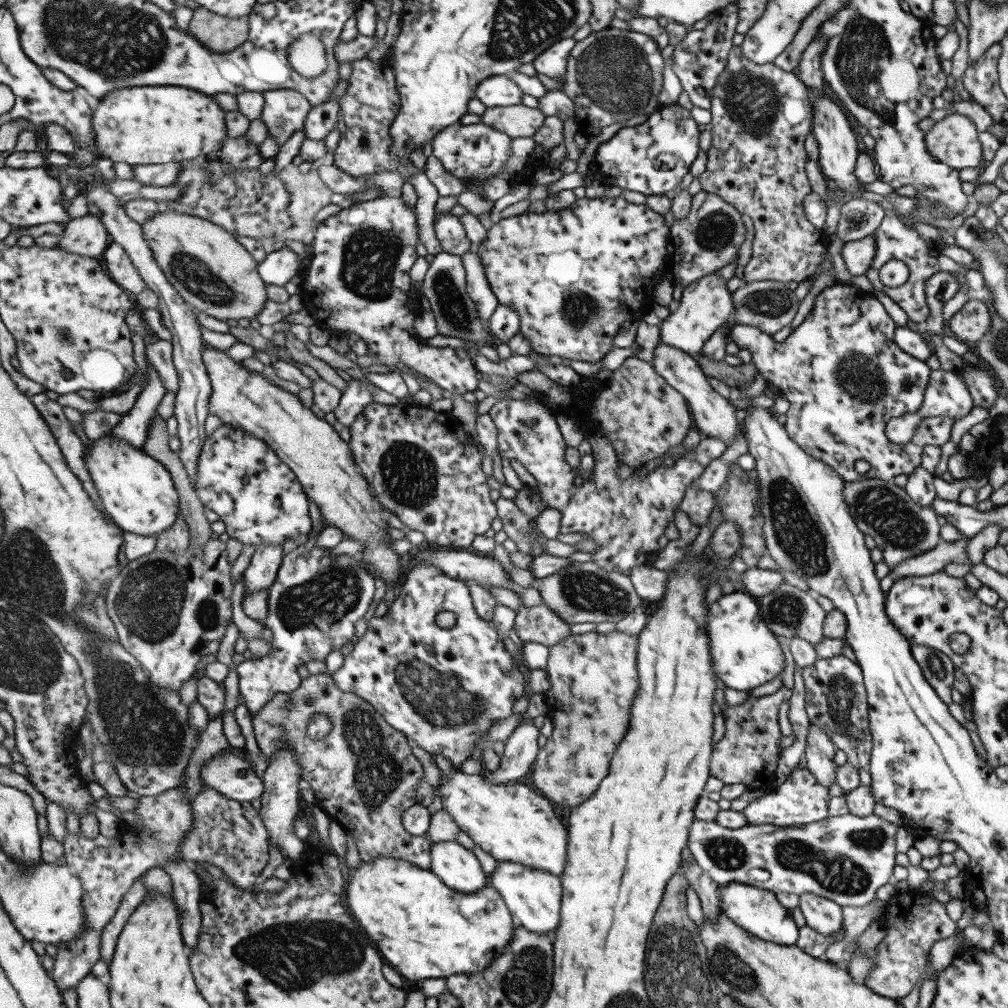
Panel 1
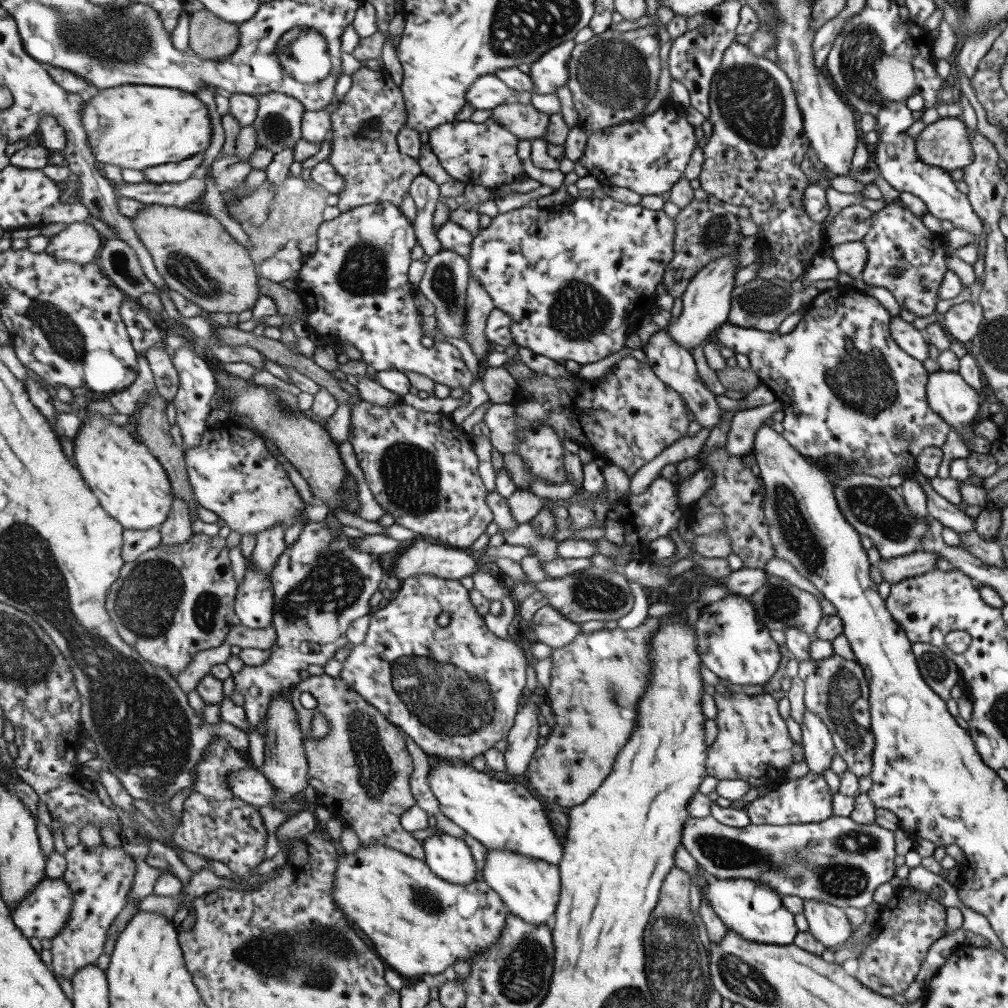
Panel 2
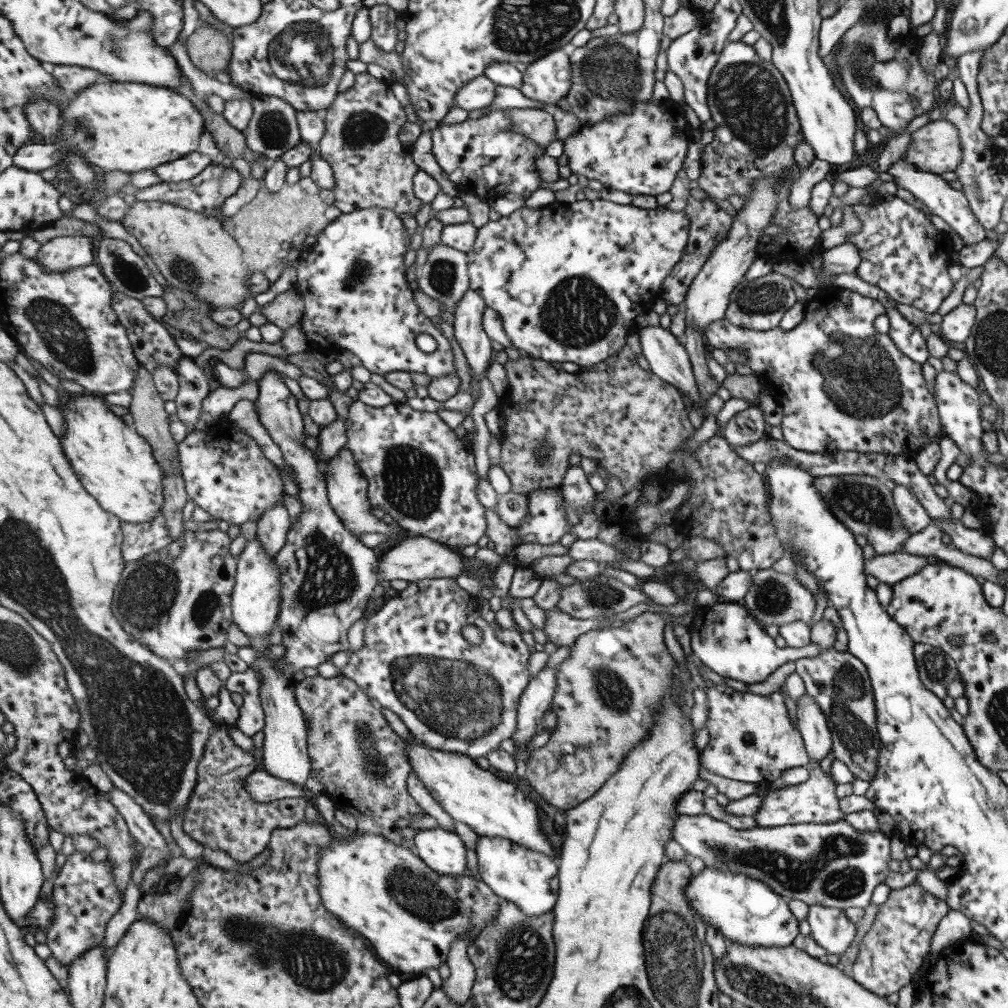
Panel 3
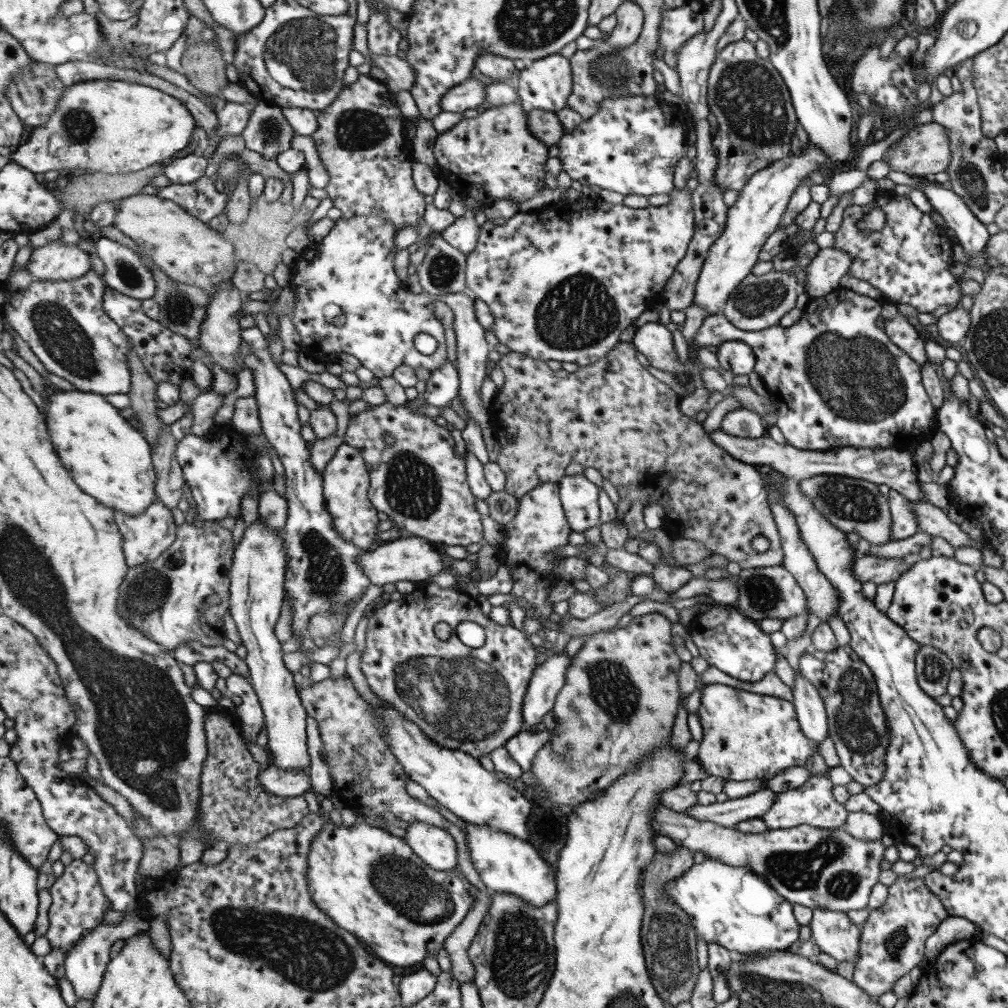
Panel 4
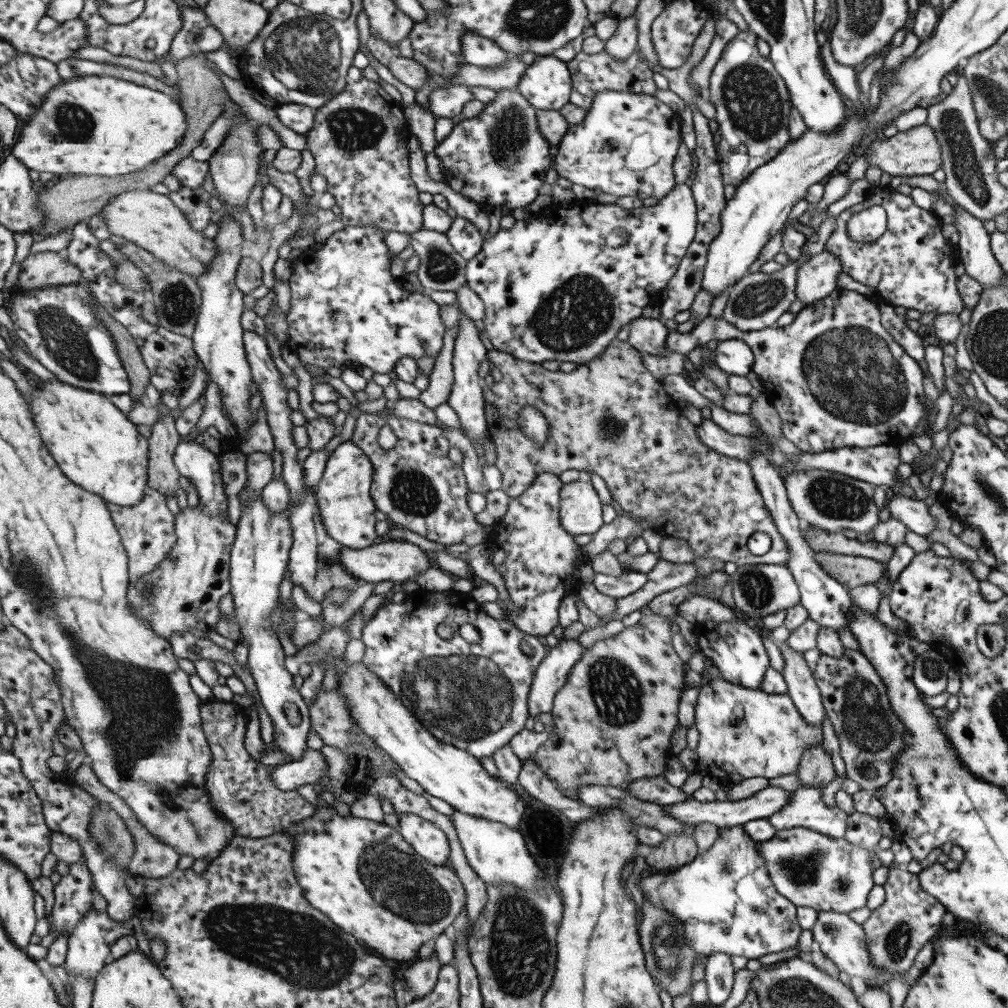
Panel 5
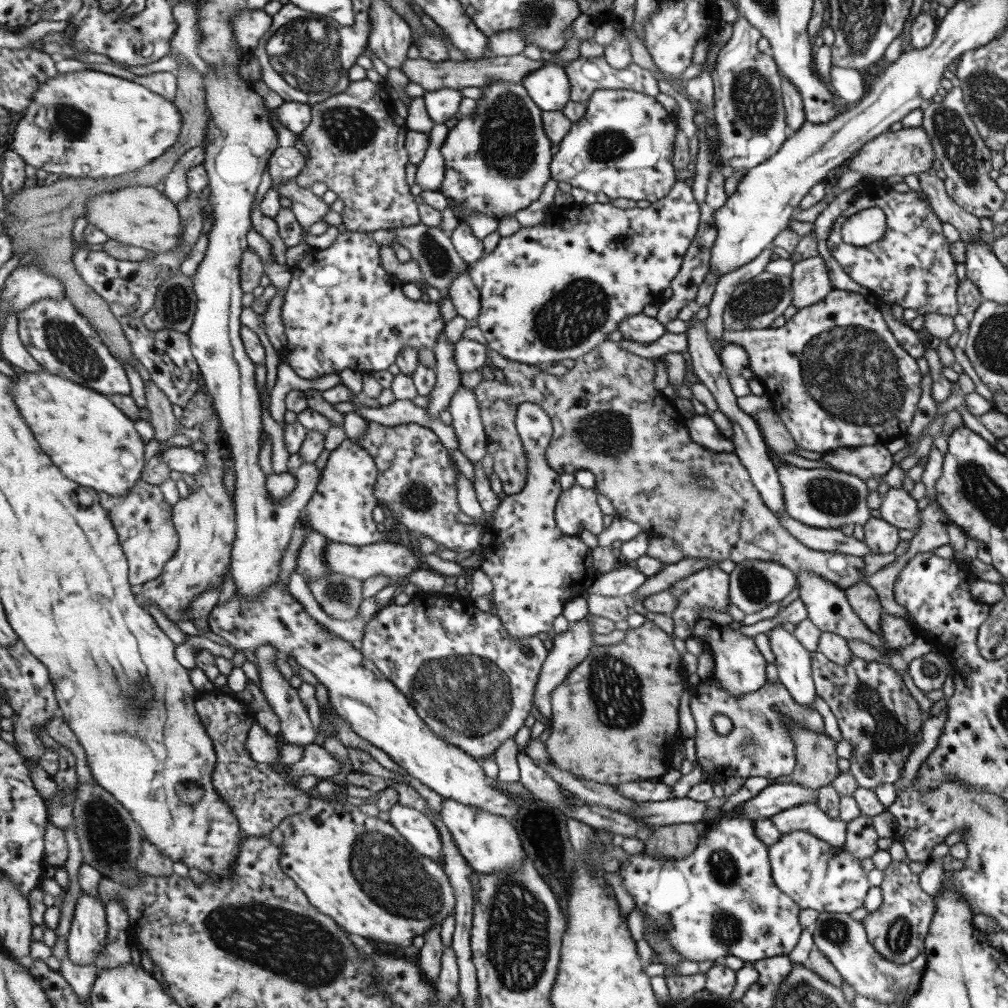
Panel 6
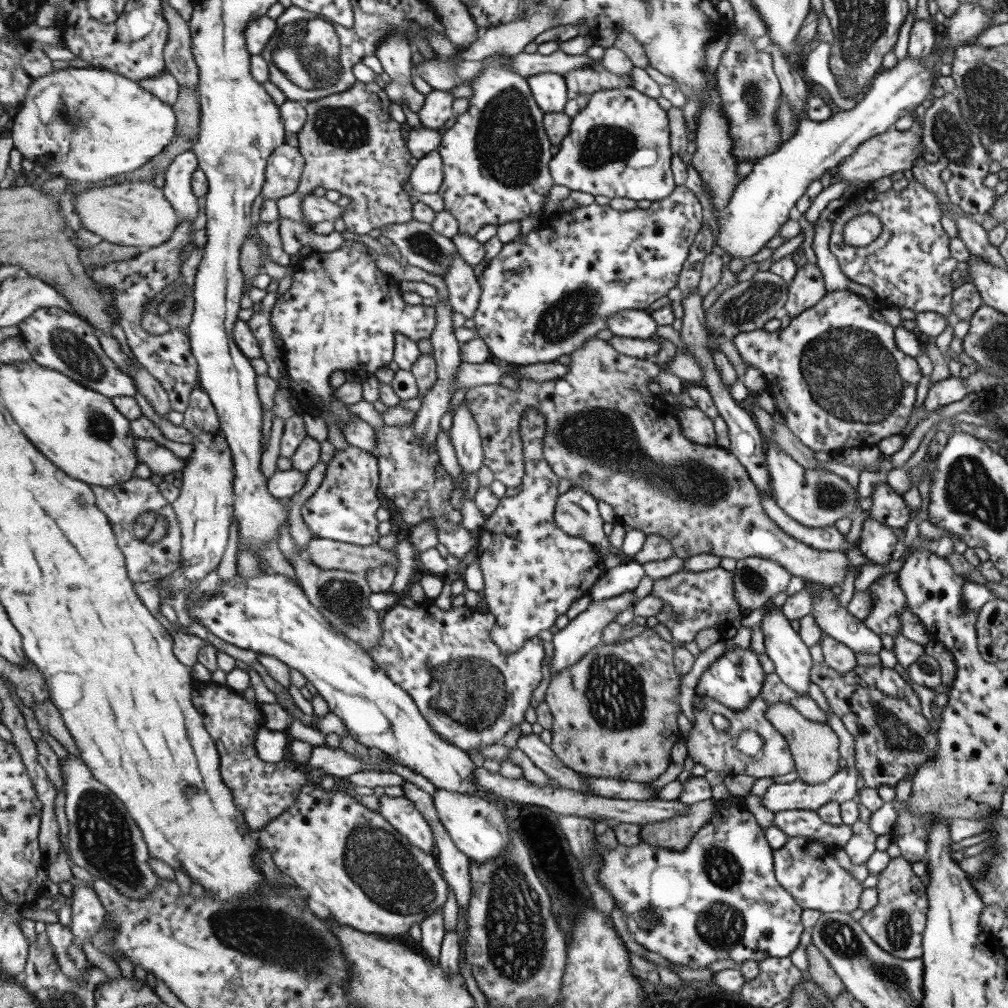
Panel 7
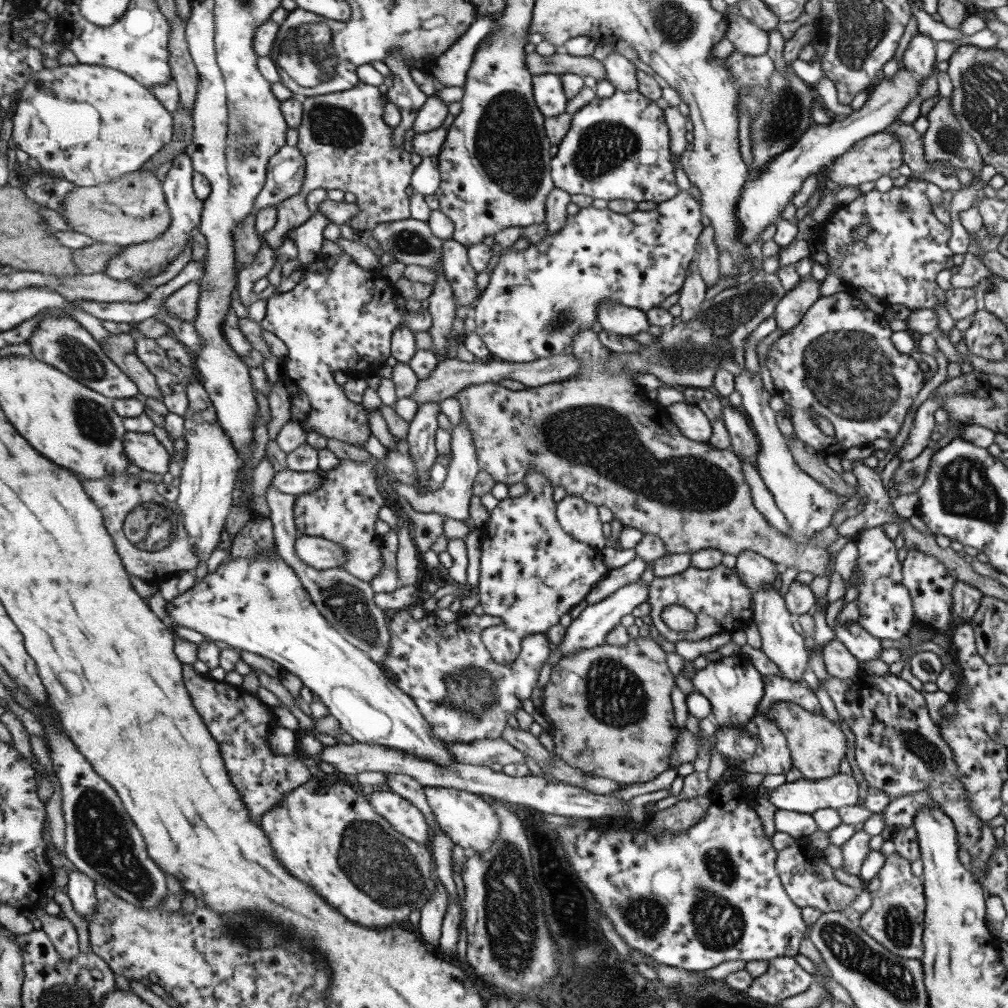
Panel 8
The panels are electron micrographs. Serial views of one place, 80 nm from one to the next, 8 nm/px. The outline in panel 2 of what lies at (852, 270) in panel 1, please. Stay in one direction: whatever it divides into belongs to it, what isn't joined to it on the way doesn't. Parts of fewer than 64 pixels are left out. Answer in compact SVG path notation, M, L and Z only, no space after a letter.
M859 240L843 242L831 246L831 258L839 272L853 279L860 279L865 268L866 246Z

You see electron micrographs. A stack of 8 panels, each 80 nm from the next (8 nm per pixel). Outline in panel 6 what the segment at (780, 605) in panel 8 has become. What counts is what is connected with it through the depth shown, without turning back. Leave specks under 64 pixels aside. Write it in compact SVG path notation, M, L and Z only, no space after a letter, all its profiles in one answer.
M780 624L768 630L766 635L774 654L778 682L788 690L797 704L813 707L816 692L810 675L810 651L803 648Z

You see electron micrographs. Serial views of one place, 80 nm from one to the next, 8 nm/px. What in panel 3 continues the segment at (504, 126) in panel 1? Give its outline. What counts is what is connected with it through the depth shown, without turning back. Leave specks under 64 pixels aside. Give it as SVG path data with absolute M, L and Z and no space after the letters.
M508 108L509 118L519 134L531 138L537 145L546 147L555 141L555 124L551 110L536 108Z

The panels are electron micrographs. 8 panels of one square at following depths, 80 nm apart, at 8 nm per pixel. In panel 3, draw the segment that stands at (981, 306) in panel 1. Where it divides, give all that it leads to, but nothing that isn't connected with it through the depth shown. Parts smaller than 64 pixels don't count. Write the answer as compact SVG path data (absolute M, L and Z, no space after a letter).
M960 303L941 317L941 322L935 327L936 331L945 340L961 344L970 333L974 312L975 307L972 304Z

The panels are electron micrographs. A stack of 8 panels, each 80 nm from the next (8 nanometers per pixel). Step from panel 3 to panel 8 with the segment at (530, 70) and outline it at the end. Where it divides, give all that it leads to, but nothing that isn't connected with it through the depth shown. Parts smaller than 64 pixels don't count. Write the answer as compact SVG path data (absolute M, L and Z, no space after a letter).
M551 74L533 77L533 98L535 98L535 104L544 118L565 113L565 107L568 103L560 78Z

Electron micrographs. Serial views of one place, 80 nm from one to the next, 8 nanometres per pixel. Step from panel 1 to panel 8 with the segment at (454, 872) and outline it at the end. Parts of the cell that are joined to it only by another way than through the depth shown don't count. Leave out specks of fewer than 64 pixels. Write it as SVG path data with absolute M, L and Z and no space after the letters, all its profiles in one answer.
M390 790L373 791L368 799L403 837L430 846L433 830L423 811L413 802Z

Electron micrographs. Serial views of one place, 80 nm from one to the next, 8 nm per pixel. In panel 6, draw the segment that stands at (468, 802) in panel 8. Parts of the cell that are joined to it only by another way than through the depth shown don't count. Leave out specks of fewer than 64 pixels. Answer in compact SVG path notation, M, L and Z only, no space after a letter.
M444 798L440 811L442 820L449 827L454 841L477 873L501 873L518 871L527 854L519 832L504 816L493 814L478 806L466 805L454 798Z

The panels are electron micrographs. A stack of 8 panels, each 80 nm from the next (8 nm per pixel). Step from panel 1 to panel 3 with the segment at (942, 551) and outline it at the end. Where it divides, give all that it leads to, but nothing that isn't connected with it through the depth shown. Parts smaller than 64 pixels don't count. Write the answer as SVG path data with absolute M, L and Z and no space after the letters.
M907 553L875 554L864 560L864 574L871 574L879 583L895 584L927 565L925 556Z

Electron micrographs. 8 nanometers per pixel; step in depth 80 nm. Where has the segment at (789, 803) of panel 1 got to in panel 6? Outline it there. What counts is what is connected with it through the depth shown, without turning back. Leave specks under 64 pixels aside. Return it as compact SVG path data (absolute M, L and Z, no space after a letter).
M806 802L787 810L781 810L768 818L783 834L794 830L804 830L816 835L830 846L842 846L846 837L846 822L838 816L829 818L819 810L816 802Z

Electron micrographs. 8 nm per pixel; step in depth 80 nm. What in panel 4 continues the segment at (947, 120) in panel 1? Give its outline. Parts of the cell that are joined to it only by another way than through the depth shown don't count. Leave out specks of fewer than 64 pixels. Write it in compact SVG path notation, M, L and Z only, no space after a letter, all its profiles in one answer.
M933 122L911 128L884 152L890 170L908 175L932 176L949 164L949 143L945 129Z

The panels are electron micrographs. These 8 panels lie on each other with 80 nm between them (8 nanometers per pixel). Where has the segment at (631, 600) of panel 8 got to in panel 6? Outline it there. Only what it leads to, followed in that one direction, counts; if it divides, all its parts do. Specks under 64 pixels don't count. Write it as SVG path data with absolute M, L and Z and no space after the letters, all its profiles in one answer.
M581 618L568 625L565 632L556 634L549 641L550 649L544 665L540 666L540 676L536 686L534 704L543 719L550 718L551 691L562 681L562 678L581 662L591 645L598 642L587 618Z

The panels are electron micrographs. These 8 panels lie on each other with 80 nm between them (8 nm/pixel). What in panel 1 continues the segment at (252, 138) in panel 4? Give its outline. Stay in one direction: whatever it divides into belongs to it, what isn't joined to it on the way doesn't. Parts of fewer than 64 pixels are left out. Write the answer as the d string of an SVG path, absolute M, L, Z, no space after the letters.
M292 88L265 91L264 97L265 106L260 118L269 129L269 137L277 139L282 147L305 127L314 106L301 91Z

